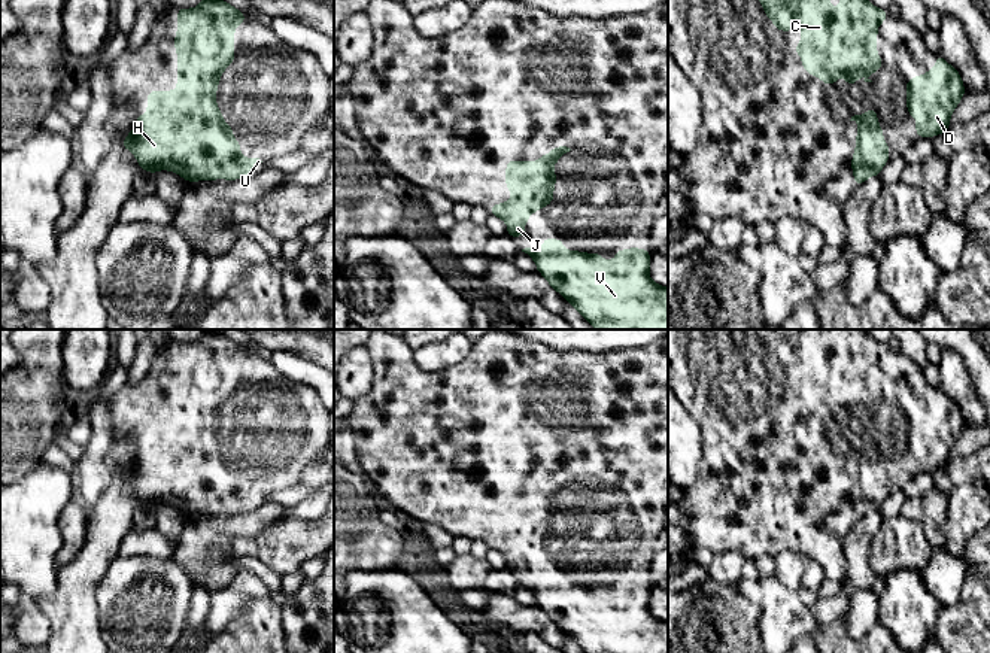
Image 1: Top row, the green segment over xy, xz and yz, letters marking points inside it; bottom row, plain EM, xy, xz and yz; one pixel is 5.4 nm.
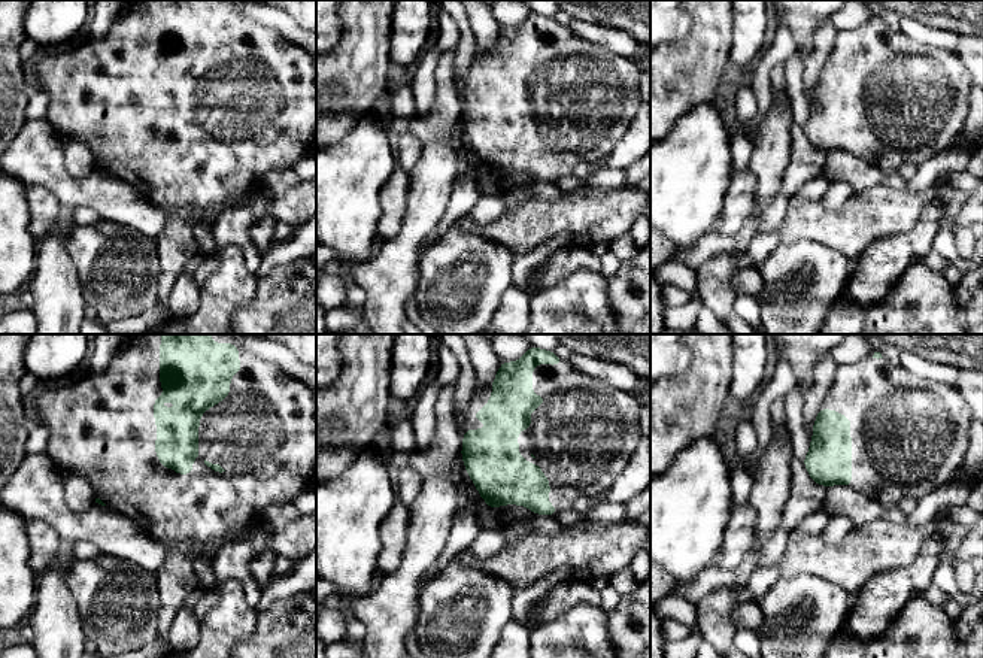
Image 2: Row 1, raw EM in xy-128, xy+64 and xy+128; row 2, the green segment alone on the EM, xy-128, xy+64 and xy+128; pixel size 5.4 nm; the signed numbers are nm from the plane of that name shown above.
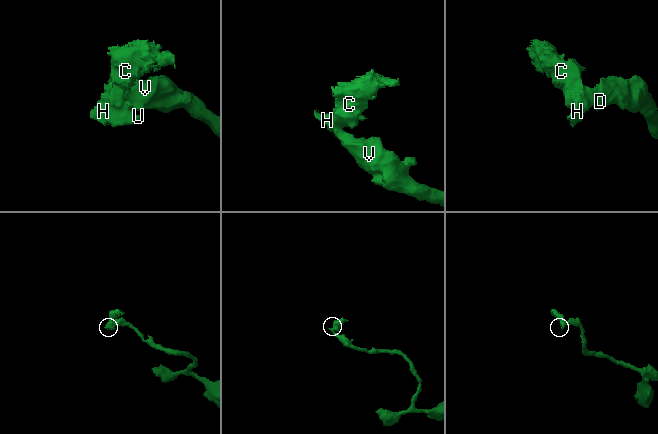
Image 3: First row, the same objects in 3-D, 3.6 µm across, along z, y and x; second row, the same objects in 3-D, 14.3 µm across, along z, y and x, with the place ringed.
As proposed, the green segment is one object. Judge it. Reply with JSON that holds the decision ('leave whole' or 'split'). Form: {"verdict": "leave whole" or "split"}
{"verdict": "leave whole"}

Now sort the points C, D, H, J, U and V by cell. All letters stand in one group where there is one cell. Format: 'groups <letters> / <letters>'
groups C D H J U V

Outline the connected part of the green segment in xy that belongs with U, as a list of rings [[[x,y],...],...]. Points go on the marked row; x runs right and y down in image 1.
[[[203,0],[194,9],[177,9],[177,89],[149,91],[148,113],[137,115],[122,148],[134,154],[142,170],[152,176],[158,170],[170,170],[186,182],[215,179],[243,179],[255,165],[265,165],[262,157],[252,161],[240,155],[240,143],[233,139],[231,125],[222,119],[216,107],[216,86],[221,73],[234,61],[234,28],[246,15],[224,0]]]

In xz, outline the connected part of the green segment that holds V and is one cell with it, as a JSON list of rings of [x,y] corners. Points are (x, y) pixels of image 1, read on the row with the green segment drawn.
[[[544,237],[543,247],[525,247],[537,271],[595,329],[668,329],[668,288],[649,276],[647,249],[616,249],[616,259],[564,250],[564,240]]]

